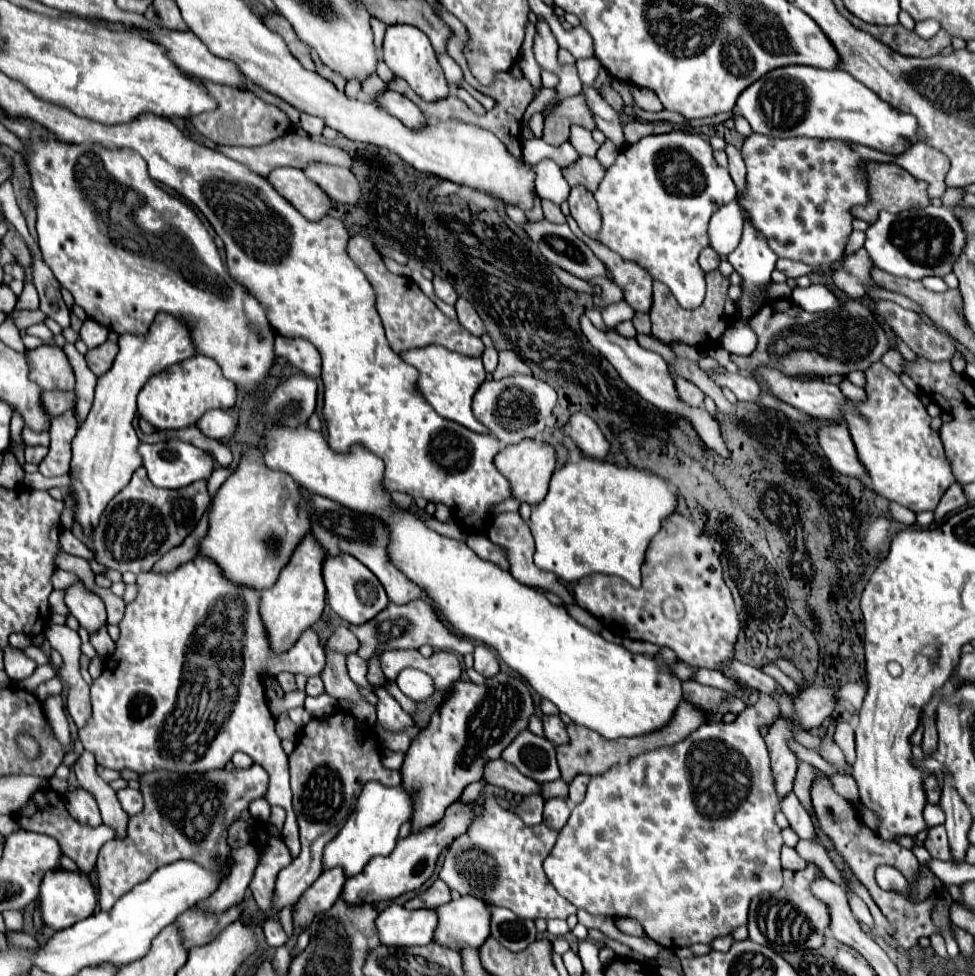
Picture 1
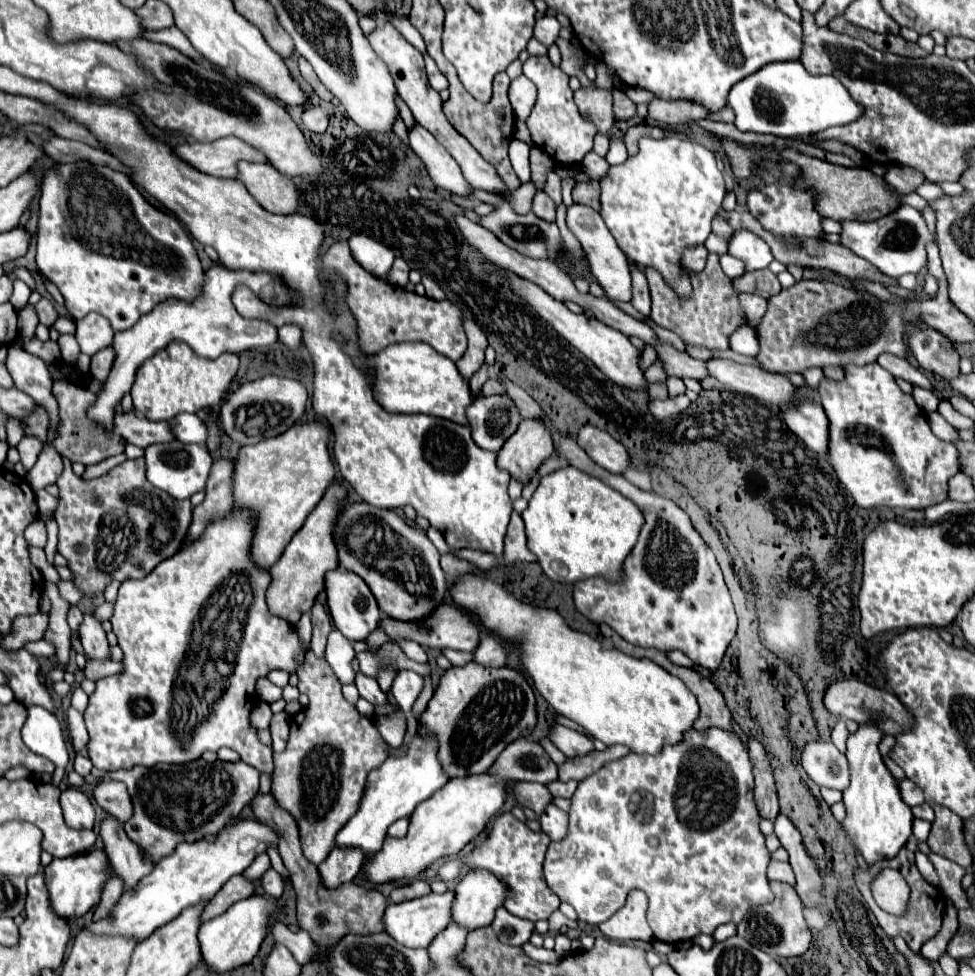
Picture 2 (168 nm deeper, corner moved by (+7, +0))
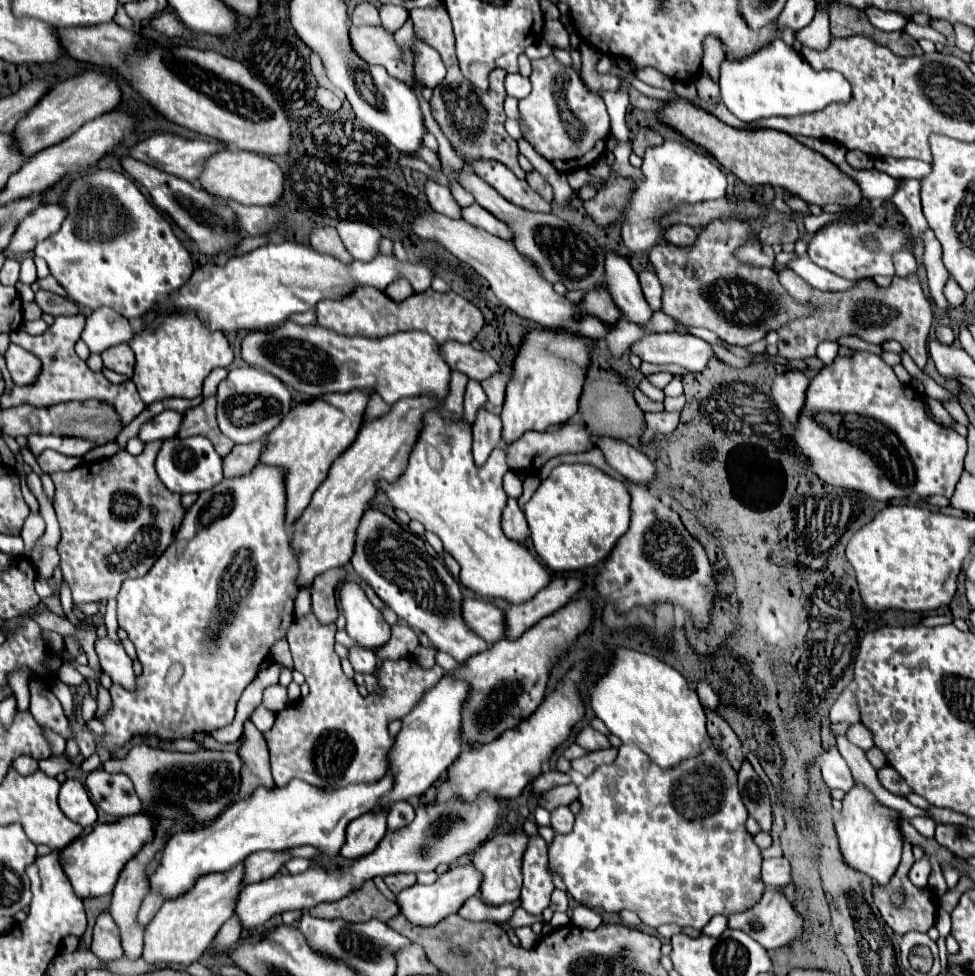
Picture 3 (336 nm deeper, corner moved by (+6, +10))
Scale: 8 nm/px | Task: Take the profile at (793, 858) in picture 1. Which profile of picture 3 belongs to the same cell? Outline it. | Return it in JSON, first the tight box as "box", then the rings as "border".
{"box":[762,857,790,887],"border":[[[784,857],[766,859],[762,863],[762,881],[766,887],[784,887],[790,883],[790,865]]]}

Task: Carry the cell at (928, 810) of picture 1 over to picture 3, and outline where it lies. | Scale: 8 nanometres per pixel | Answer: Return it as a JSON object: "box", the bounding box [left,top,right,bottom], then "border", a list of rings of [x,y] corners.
{"box":[910,817,936,839],"border":[[[912,817],[910,823],[916,827],[916,831],[918,831],[920,835],[924,835],[924,837],[928,837],[928,839],[934,837],[936,823],[934,823],[932,819],[928,819],[928,817]]]}

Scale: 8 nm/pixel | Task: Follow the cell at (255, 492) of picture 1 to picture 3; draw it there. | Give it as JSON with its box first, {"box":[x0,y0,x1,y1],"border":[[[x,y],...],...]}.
{"box":[260,389,372,525],"border":[[[352,389],[348,393],[320,395],[312,401],[298,403],[290,409],[284,421],[268,435],[268,445],[260,461],[266,465],[286,467],[288,471],[286,525],[292,525],[302,515],[302,511],[308,507],[312,499],[312,493],[326,479],[334,459],[354,443],[372,393],[372,389]]]}

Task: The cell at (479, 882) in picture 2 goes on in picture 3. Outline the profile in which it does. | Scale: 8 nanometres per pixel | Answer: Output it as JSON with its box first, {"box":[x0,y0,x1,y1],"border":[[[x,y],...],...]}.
{"box":[472,831,528,905],"border":[[[510,831],[506,835],[494,835],[480,849],[474,851],[472,863],[484,875],[480,885],[480,897],[492,905],[516,901],[522,889],[522,855],[528,845],[528,835],[520,831]]]}

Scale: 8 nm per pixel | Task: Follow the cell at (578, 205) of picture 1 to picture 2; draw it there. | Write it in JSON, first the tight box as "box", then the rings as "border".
{"box":[567,203,631,301],"border":[[[573,203],[573,205],[567,207],[567,227],[579,239],[579,243],[583,245],[583,251],[587,253],[587,259],[591,263],[591,271],[597,277],[599,285],[605,289],[605,295],[609,299],[631,301],[631,275],[629,275],[627,257],[617,247],[617,241],[611,235],[611,231],[607,231],[607,225],[603,223],[601,215],[587,205]]]}

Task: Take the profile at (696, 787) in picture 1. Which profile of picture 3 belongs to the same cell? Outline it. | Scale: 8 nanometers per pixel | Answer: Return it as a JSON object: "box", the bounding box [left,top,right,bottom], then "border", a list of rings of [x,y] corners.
{"box":[550,743,764,929],"border":[[[710,743],[708,749],[688,761],[682,761],[678,767],[672,769],[660,769],[658,765],[652,765],[648,761],[648,757],[644,757],[644,753],[640,753],[640,749],[636,749],[636,745],[622,745],[618,749],[618,757],[612,765],[602,765],[600,769],[596,769],[596,773],[592,773],[590,777],[586,777],[586,781],[582,785],[578,785],[580,789],[580,803],[582,803],[582,811],[576,815],[576,823],[574,829],[566,835],[556,835],[552,845],[550,845],[550,865],[562,875],[568,893],[576,899],[576,903],[588,905],[588,907],[598,907],[602,911],[608,913],[620,913],[622,909],[630,909],[634,911],[642,923],[646,923],[648,927],[660,927],[664,923],[684,923],[682,927],[686,927],[688,923],[696,923],[690,927],[702,929],[714,915],[734,915],[734,913],[744,913],[750,907],[756,905],[756,901],[760,901],[762,893],[764,893],[764,883],[760,881],[760,863],[762,863],[762,855],[760,849],[756,847],[752,835],[746,831],[746,819],[748,819],[748,811],[744,809],[744,803],[740,801],[740,793],[738,793],[738,781],[736,781],[736,771],[728,765],[728,761],[724,761],[724,757],[720,757],[716,753],[716,747]]]}

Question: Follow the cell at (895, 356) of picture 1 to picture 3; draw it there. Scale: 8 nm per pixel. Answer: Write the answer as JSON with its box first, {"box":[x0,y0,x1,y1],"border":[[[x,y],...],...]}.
{"box":[838,336,882,353],"border":[[[843,336],[838,340],[841,346],[846,346],[854,350],[872,351],[872,353],[882,353],[882,347],[863,341],[856,336]]]}

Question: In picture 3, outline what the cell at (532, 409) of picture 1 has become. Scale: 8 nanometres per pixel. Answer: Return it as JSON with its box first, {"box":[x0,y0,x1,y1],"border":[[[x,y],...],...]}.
{"box":[472,409,502,467],"border":[[[482,409],[472,425],[472,437],[474,437],[474,445],[472,445],[474,463],[480,467],[480,465],[484,465],[484,461],[488,459],[492,449],[496,449],[502,443],[500,417]]]}

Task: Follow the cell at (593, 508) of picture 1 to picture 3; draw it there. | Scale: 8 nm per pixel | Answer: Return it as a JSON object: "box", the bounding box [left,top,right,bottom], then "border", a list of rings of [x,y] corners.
{"box":[524,465,630,571],"border":[[[558,465],[550,477],[542,481],[532,499],[524,505],[524,515],[530,527],[530,537],[540,559],[552,571],[578,571],[594,567],[604,561],[614,549],[616,541],[628,531],[630,525],[630,493],[618,481],[592,465]]]}

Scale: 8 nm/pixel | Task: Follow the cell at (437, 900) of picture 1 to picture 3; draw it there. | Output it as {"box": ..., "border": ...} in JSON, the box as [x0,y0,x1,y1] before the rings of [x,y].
{"box":[384,873,416,895],"border":[[[402,873],[402,875],[388,875],[384,877],[384,883],[388,885],[388,889],[398,895],[402,889],[410,887],[412,883],[416,883],[416,875],[414,873]]]}

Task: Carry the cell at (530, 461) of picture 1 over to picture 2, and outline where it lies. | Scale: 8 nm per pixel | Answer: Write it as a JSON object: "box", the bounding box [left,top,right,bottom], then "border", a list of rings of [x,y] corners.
{"box":[497,419,553,485],"border":[[[523,419],[519,429],[497,453],[497,467],[527,485],[537,475],[537,469],[553,455],[553,451],[553,439],[547,427],[539,421]]]}

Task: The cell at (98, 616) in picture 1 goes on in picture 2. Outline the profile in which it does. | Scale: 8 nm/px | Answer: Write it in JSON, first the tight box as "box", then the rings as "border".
{"box":[77,613,109,659],"border":[[[83,613],[83,623],[77,631],[83,649],[93,659],[109,659],[109,643],[105,639],[105,631],[101,627],[101,621],[95,619],[93,613]]]}

